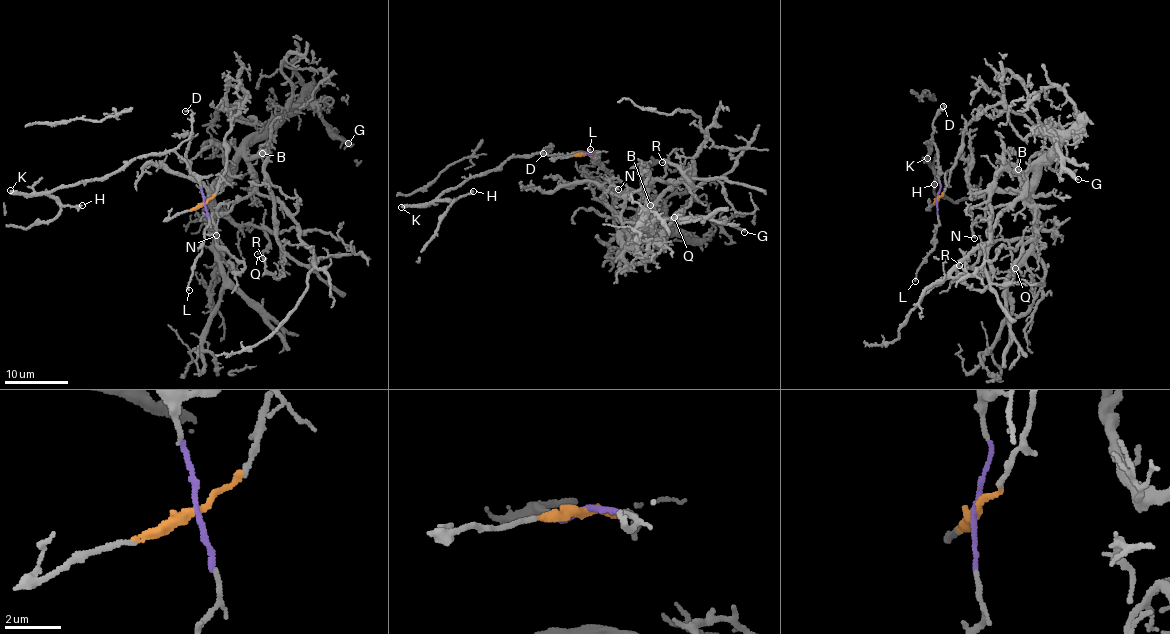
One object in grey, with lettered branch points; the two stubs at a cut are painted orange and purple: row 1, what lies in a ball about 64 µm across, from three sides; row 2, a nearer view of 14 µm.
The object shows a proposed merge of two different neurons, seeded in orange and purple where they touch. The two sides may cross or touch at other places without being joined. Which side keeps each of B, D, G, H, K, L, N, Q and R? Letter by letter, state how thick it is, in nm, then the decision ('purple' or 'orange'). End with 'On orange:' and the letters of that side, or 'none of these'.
B: 120 nm thick; orange
D: 110 nm thick; purple
G: 280 nm thick; orange
H: 240 nm thick; purple
K: 380 nm thick; purple
L: 140 nm thick; purple
N: 130 nm thick; orange
Q: 110 nm thick; orange
R: 130 nm thick; orange
On orange: B, G, N, Q, R

